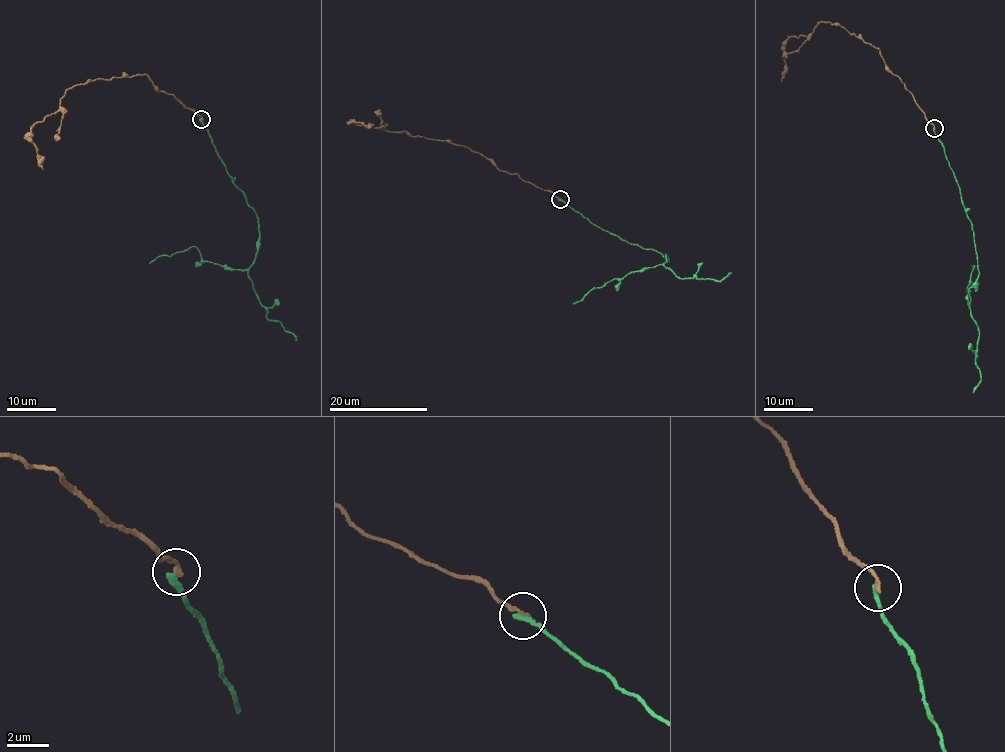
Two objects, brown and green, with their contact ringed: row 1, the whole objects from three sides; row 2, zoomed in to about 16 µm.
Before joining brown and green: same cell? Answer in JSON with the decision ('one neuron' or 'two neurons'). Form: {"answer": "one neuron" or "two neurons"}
{"answer": "two neurons"}

